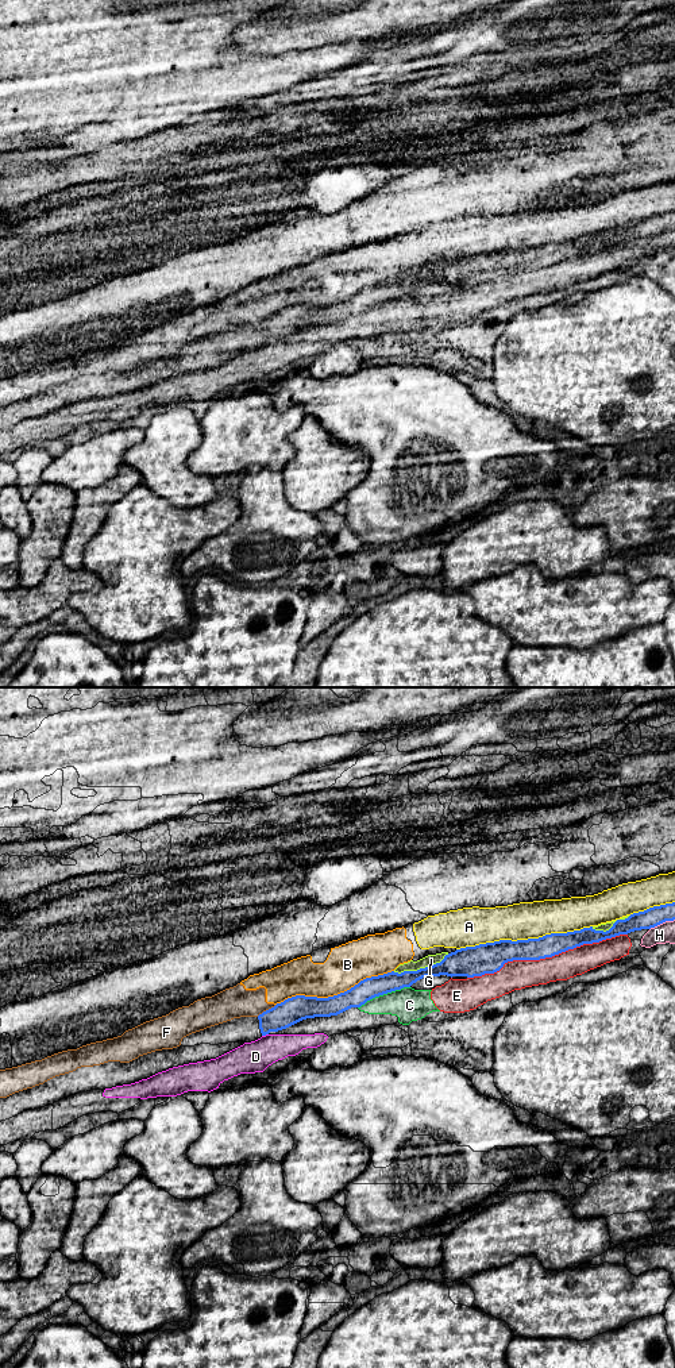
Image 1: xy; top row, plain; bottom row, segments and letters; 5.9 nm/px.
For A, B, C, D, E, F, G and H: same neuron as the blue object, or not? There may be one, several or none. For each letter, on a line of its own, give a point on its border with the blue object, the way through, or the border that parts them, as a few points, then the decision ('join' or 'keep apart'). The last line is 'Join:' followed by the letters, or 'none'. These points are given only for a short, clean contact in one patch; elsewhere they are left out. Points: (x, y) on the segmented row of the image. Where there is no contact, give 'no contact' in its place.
A: meets blue in xy at (524, 940); keep apart
B: meets blue in xy at (334, 995); keep apart
C: meets blue in xy at (384, 993); border along xy (409, 986), (375, 995), (358, 1008); keep apart
D: meets blue in xy at (265, 1035); border along xy (267, 1033), (262, 1036); keep apart
E: meets blue in xy at (547, 956); keep apart
F: meets blue in xy at (266, 1010); border along xy (276, 1005), (257, 1016); keep apart
G: meets blue in xy at (420, 968); keep apart
H: meets blue in xy at (662, 923); border along xy (674, 918), (666, 920), (650, 929); keep apart
Join: none

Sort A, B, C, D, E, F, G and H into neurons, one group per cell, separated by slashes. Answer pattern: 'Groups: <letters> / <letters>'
Groups: A B F / C D E H / G

